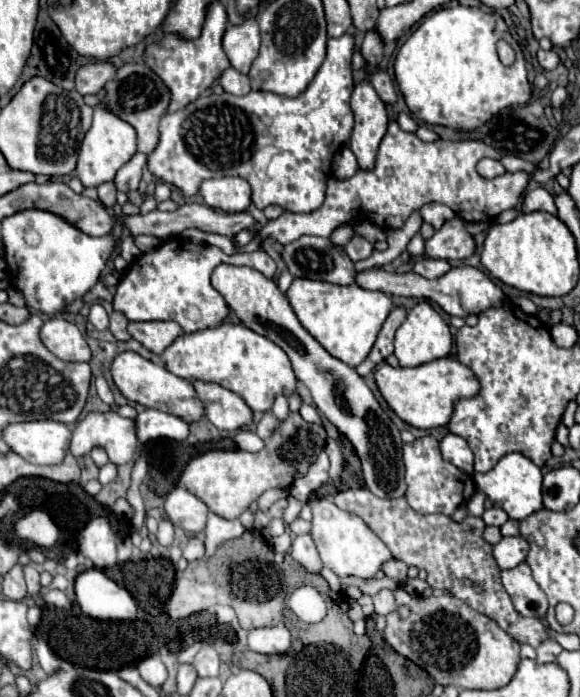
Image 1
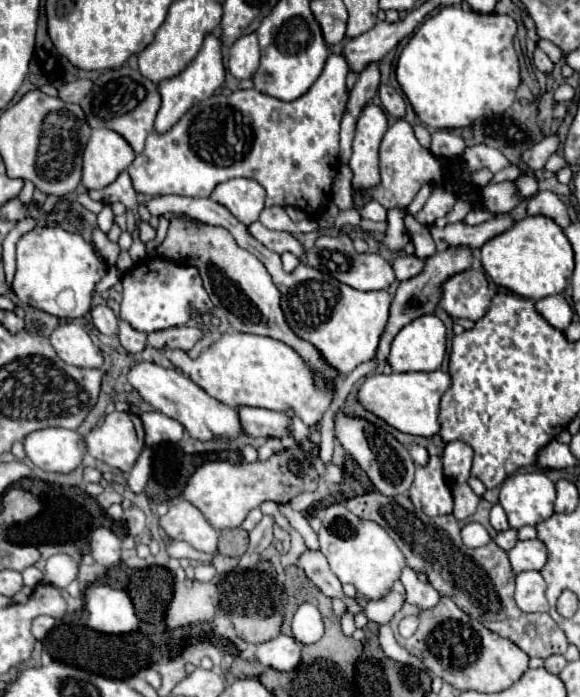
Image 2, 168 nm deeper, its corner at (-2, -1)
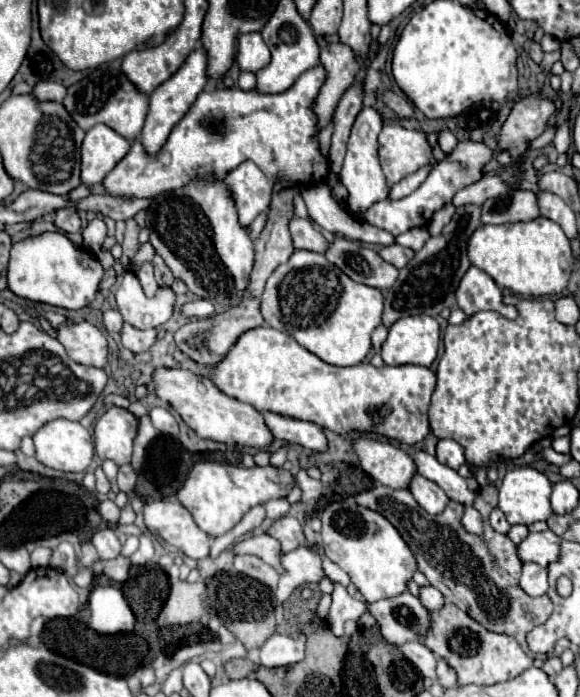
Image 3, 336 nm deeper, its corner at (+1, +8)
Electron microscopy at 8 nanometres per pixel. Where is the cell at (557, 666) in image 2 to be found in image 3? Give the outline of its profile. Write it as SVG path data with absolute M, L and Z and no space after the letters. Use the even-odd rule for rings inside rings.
M549 656L549 658L547 658L547 662L545 662L545 666L543 666L543 672L553 680L561 670L563 670L561 660L559 660L559 658L555 658L555 656Z

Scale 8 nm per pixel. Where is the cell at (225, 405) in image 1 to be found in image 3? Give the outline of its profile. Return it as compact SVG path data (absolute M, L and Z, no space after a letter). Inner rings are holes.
M271 412L263 416L265 416L267 426L273 430L275 438L289 442L289 444L297 444L311 452L327 452L327 438L317 424L285 418L285 416L271 414Z

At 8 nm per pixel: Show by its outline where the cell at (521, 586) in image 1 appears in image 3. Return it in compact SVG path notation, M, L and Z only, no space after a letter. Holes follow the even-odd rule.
M525 564L521 576L521 588L529 596L541 596L547 592L547 568L539 564Z

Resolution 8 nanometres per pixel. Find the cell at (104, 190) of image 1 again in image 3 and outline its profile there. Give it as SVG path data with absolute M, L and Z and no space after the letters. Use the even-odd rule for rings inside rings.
M97 218L97 220L89 222L81 234L83 234L83 248L85 250L99 250L105 236L107 236L107 228L105 228L103 220Z

